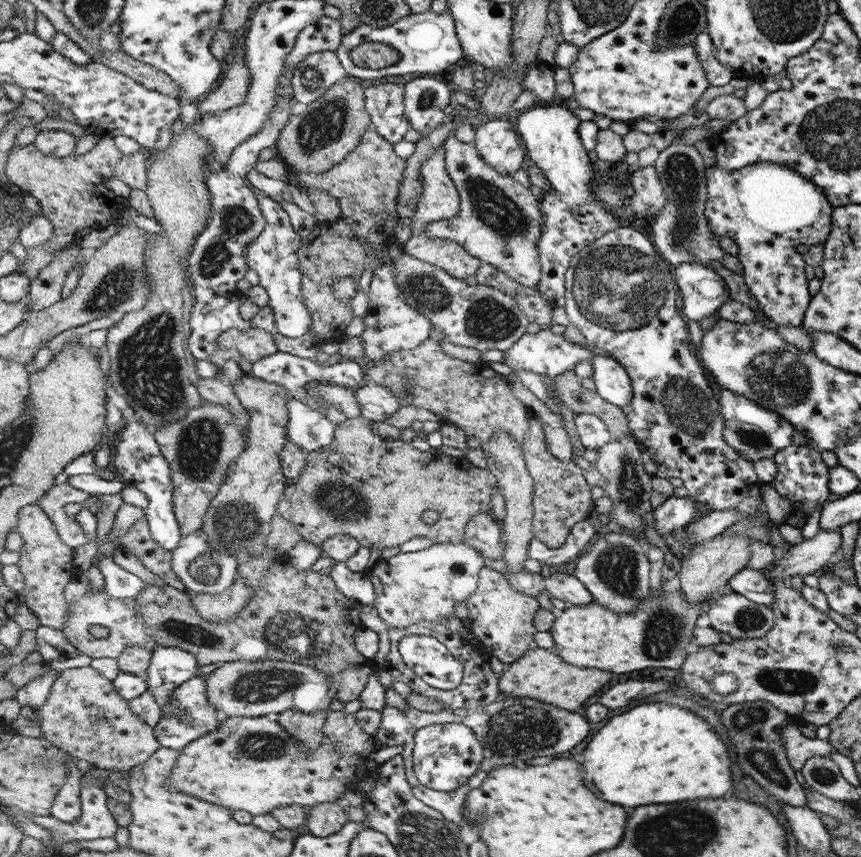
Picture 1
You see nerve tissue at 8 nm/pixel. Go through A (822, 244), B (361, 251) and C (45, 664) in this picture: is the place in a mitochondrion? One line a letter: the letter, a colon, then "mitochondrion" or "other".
A: other
B: other
C: other

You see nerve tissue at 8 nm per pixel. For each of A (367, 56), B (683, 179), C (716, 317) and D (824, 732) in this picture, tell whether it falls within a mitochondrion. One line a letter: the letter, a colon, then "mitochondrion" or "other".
A: other
B: mitochondrion
C: other
D: other

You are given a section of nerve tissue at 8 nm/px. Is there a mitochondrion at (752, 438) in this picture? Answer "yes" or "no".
yes

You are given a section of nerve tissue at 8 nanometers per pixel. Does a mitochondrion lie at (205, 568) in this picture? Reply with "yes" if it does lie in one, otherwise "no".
yes

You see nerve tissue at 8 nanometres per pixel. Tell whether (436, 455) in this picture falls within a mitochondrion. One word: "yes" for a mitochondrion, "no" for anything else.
no

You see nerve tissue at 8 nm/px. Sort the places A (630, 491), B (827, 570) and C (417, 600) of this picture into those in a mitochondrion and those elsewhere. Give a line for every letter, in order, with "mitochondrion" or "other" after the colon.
A: mitochondrion
B: other
C: mitochondrion

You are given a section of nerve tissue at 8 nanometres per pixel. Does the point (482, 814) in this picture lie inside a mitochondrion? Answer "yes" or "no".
yes

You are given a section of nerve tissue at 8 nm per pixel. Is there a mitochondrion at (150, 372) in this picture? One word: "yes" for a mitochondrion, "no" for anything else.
yes

